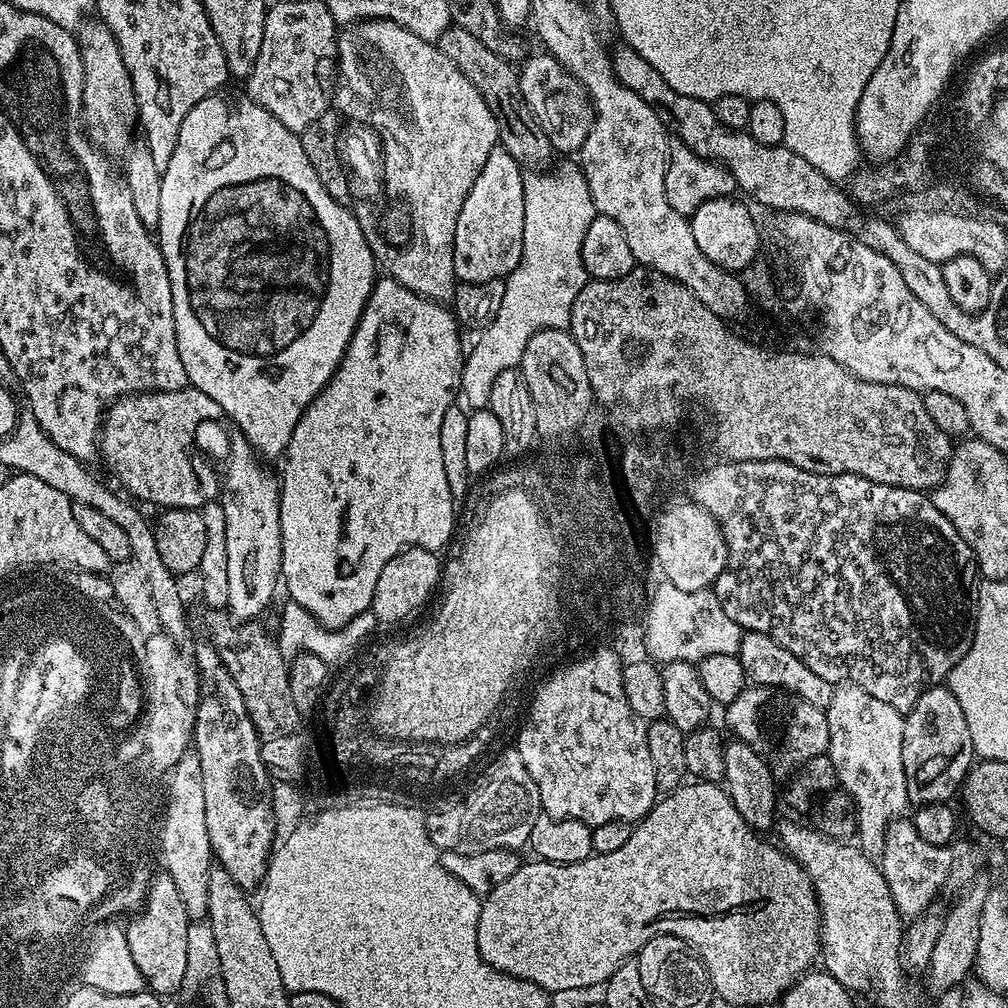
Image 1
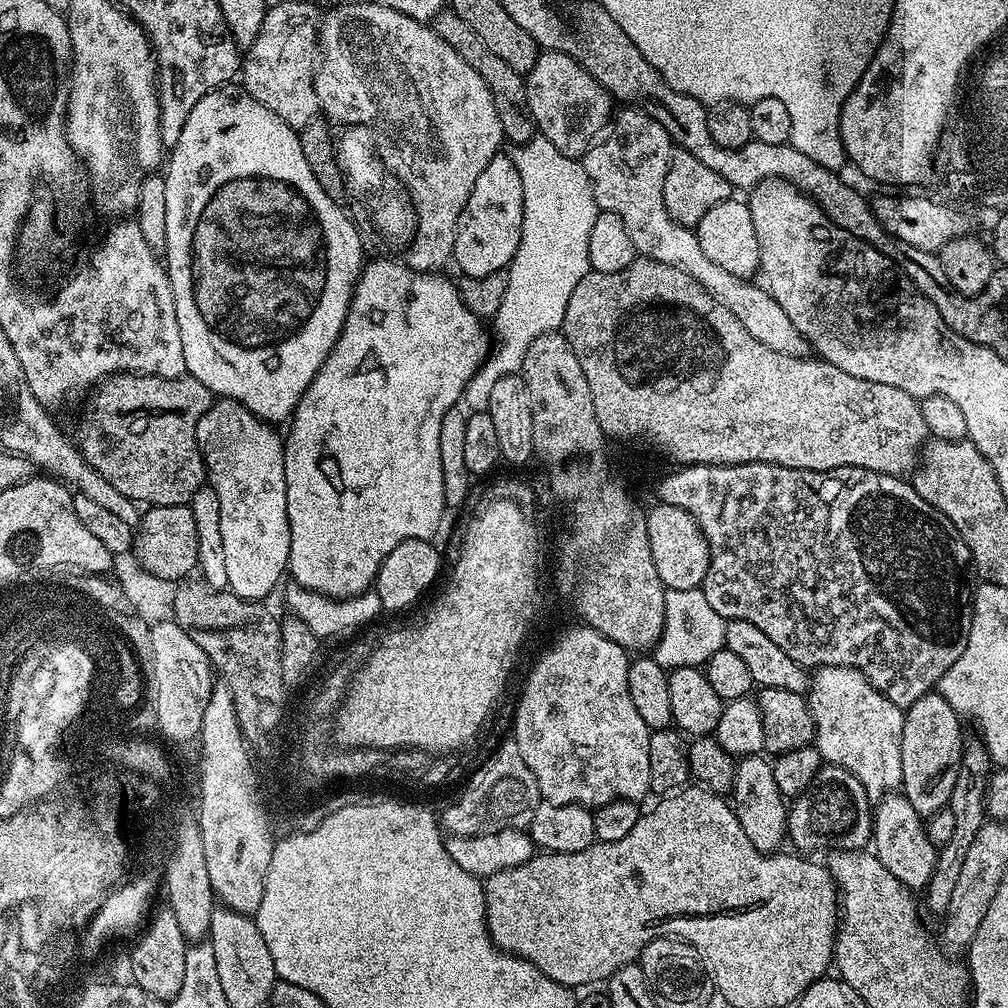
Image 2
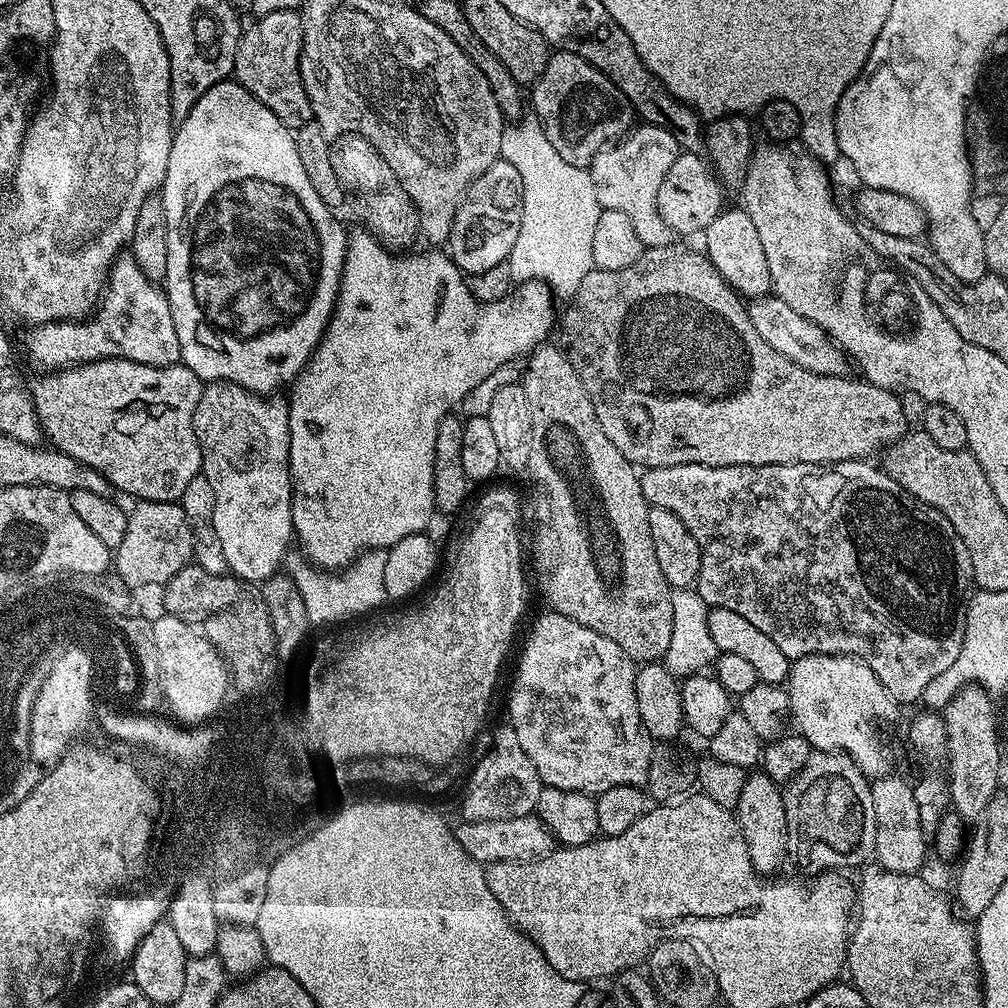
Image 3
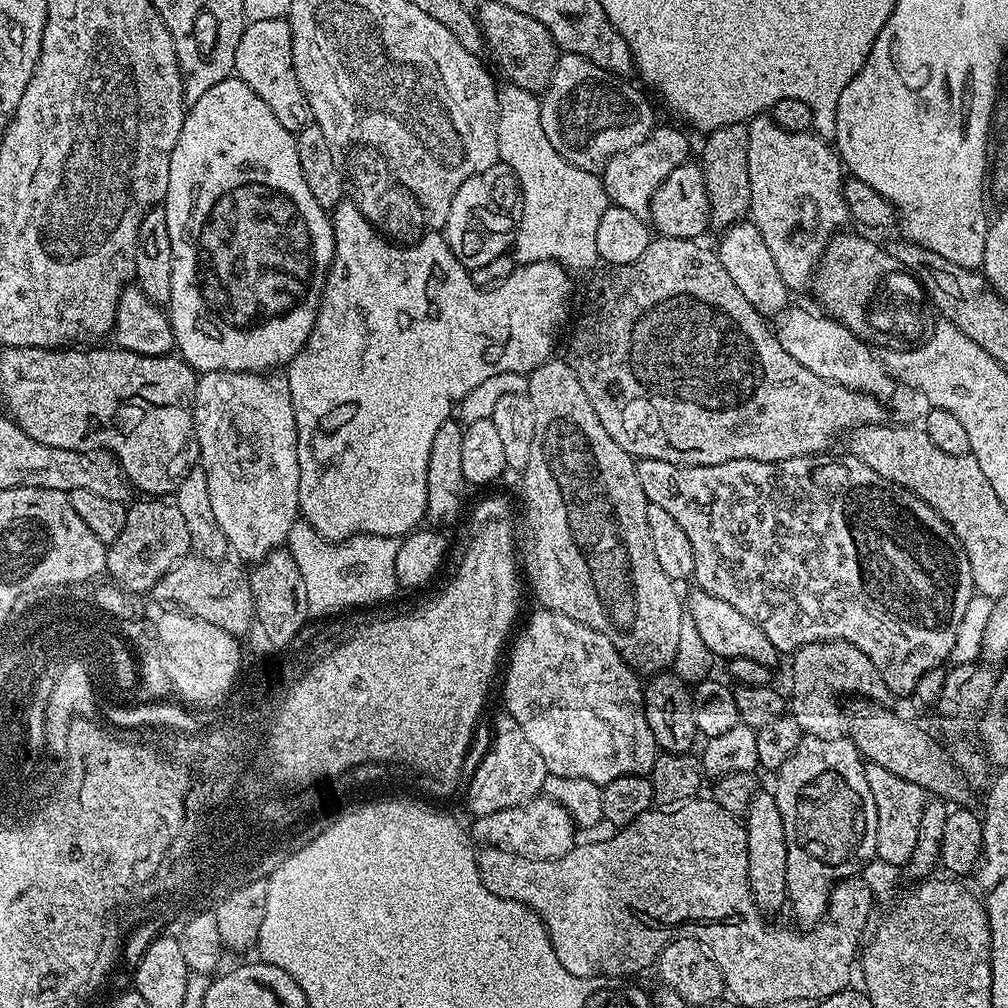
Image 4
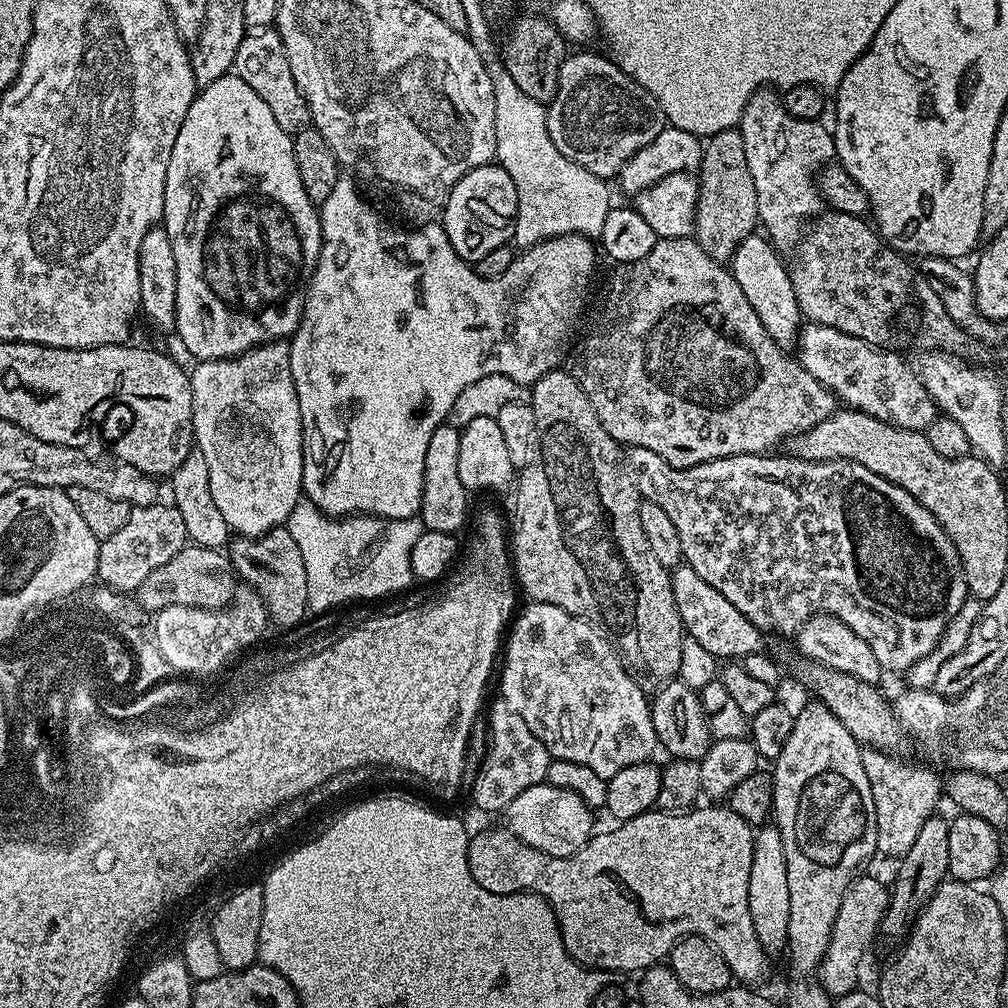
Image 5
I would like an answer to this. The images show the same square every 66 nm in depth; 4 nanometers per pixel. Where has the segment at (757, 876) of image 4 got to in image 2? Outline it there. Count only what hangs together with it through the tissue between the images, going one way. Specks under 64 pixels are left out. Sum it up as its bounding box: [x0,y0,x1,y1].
[730,755,789,854]

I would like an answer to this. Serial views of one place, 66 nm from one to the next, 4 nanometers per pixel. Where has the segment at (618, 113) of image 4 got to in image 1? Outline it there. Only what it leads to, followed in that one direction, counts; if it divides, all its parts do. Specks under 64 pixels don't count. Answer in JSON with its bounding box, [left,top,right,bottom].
[519,54,594,153]

